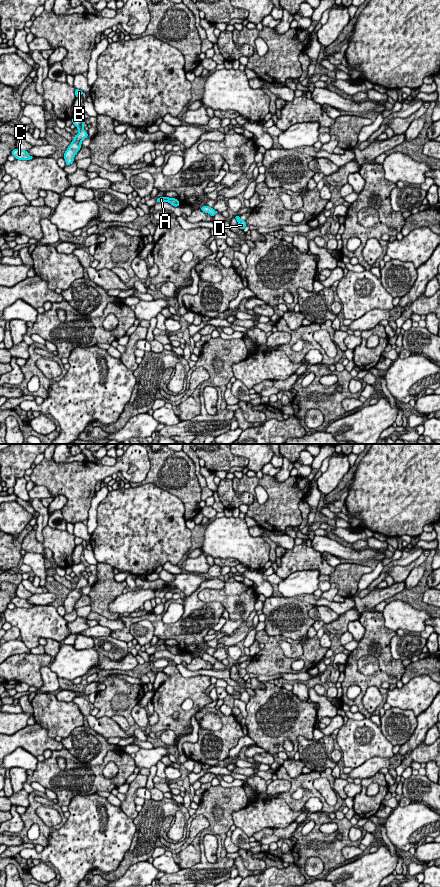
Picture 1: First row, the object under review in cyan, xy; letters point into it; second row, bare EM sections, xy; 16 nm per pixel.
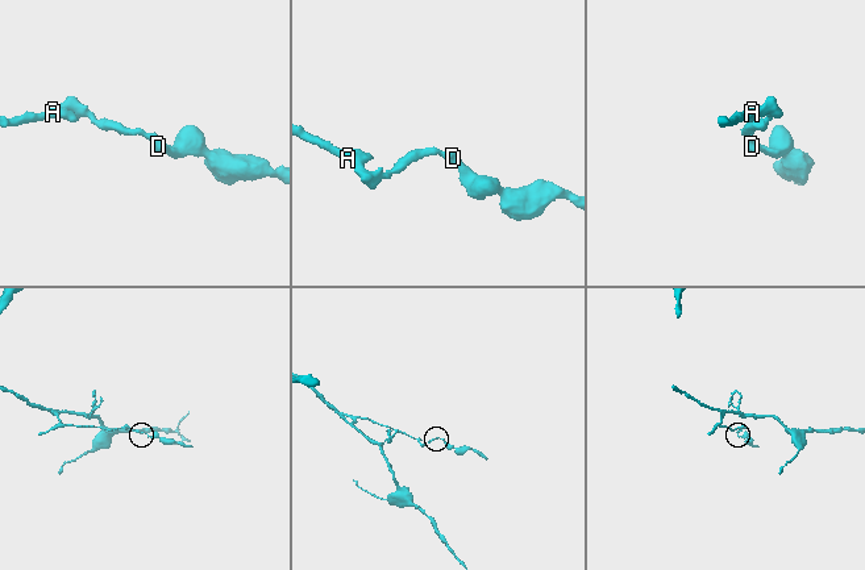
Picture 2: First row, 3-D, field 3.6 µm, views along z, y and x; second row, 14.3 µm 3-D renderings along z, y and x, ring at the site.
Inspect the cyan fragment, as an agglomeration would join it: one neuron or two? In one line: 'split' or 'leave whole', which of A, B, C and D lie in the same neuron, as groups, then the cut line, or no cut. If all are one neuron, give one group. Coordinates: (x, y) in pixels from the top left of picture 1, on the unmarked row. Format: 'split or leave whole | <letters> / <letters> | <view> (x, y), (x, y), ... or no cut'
split | A B C / D | xy (167, 645), (165, 649)

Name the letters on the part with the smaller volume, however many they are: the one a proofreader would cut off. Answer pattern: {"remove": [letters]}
{"remove": ["D"]}

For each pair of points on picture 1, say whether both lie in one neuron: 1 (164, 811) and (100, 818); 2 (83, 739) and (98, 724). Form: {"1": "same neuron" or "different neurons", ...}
{"1": "different neurons", "2": "different neurons"}

